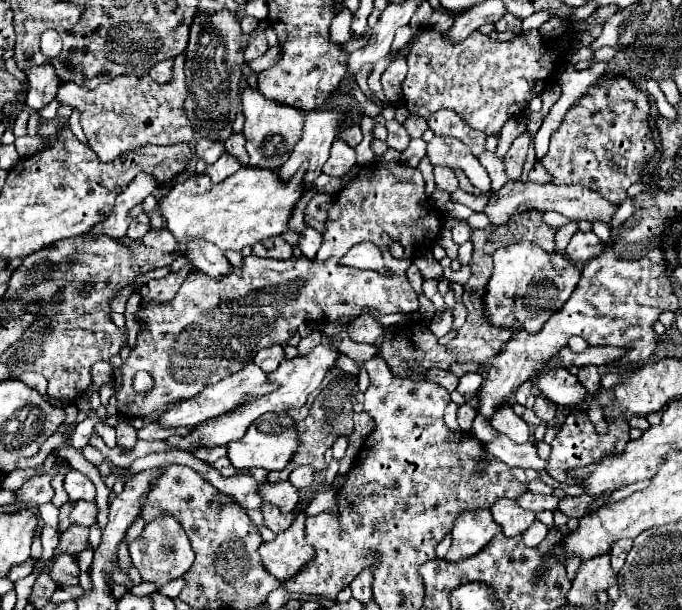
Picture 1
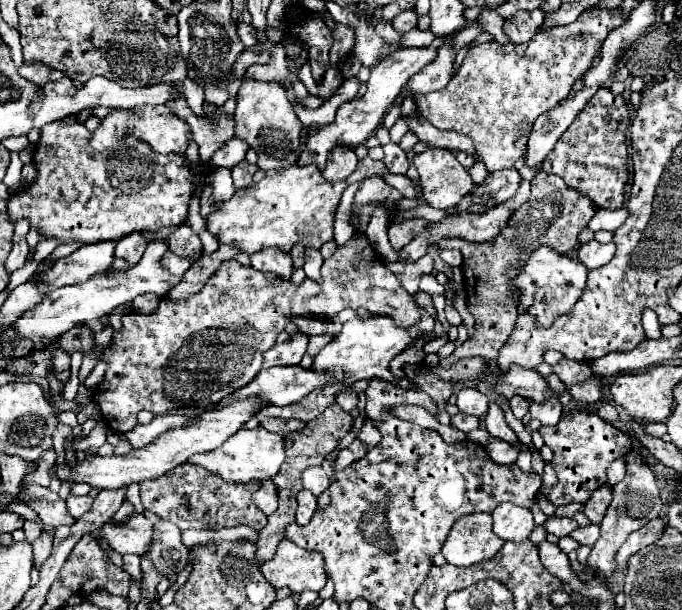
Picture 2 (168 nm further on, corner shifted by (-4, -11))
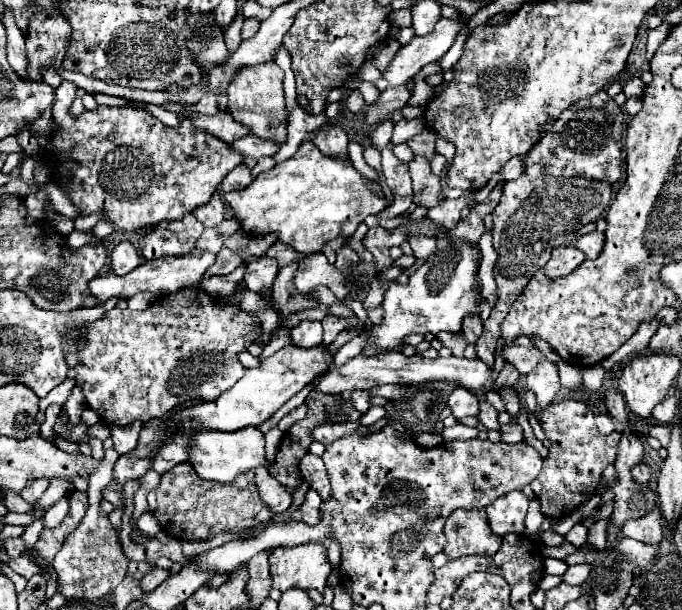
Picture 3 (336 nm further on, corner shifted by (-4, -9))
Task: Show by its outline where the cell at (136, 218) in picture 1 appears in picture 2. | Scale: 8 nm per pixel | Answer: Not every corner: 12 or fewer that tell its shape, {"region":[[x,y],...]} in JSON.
{"region":[[132,232],[116,242],[114,258],[134,266],[146,250],[146,238]]}

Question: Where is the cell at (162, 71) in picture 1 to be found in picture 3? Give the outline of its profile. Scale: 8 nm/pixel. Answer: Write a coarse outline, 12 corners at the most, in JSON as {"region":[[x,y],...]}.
{"region":[[190,112],[184,116],[196,130],[230,144],[248,134],[232,114]]}

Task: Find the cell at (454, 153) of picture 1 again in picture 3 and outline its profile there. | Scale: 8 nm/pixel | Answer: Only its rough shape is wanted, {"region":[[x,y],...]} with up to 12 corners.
{"region":[[424,156],[408,162],[414,186],[414,204],[440,204],[442,178]]}

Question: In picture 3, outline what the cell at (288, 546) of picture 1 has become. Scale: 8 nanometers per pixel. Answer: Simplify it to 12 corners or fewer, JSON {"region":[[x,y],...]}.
{"region":[[322,544],[276,548],[272,588],[324,592],[332,570]]}

